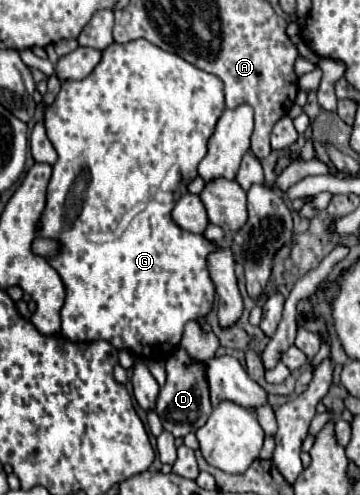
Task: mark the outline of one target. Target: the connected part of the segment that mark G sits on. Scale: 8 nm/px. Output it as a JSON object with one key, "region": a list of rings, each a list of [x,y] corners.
{"region":[[[137,39],[137,41],[125,43],[125,45],[113,43],[111,47],[107,47],[107,51],[103,51],[101,61],[91,71],[89,77],[85,77],[81,81],[67,81],[65,85],[61,85],[61,91],[59,91],[55,103],[45,111],[47,135],[51,139],[59,159],[53,165],[53,177],[47,187],[47,205],[39,219],[37,235],[45,237],[45,239],[55,239],[59,243],[59,253],[49,257],[47,261],[59,273],[59,277],[65,285],[65,293],[67,293],[65,303],[61,307],[63,337],[67,337],[69,341],[75,341],[75,343],[87,343],[87,341],[91,343],[91,341],[103,339],[103,341],[109,341],[115,349],[127,349],[129,353],[133,353],[139,359],[163,361],[179,345],[185,323],[197,321],[197,319],[209,315],[209,311],[213,307],[213,299],[215,299],[215,285],[209,277],[207,255],[213,253],[217,249],[217,245],[213,241],[205,239],[203,235],[189,233],[189,231],[177,227],[171,219],[171,211],[173,211],[175,203],[179,201],[179,197],[183,193],[187,193],[187,185],[197,177],[197,165],[207,153],[207,139],[211,137],[211,131],[215,129],[215,123],[217,123],[219,115],[223,113],[223,109],[225,109],[223,83],[217,75],[211,75],[211,73],[187,63],[185,59],[181,59],[175,53],[159,49],[157,45],[153,45],[145,39]]]}

